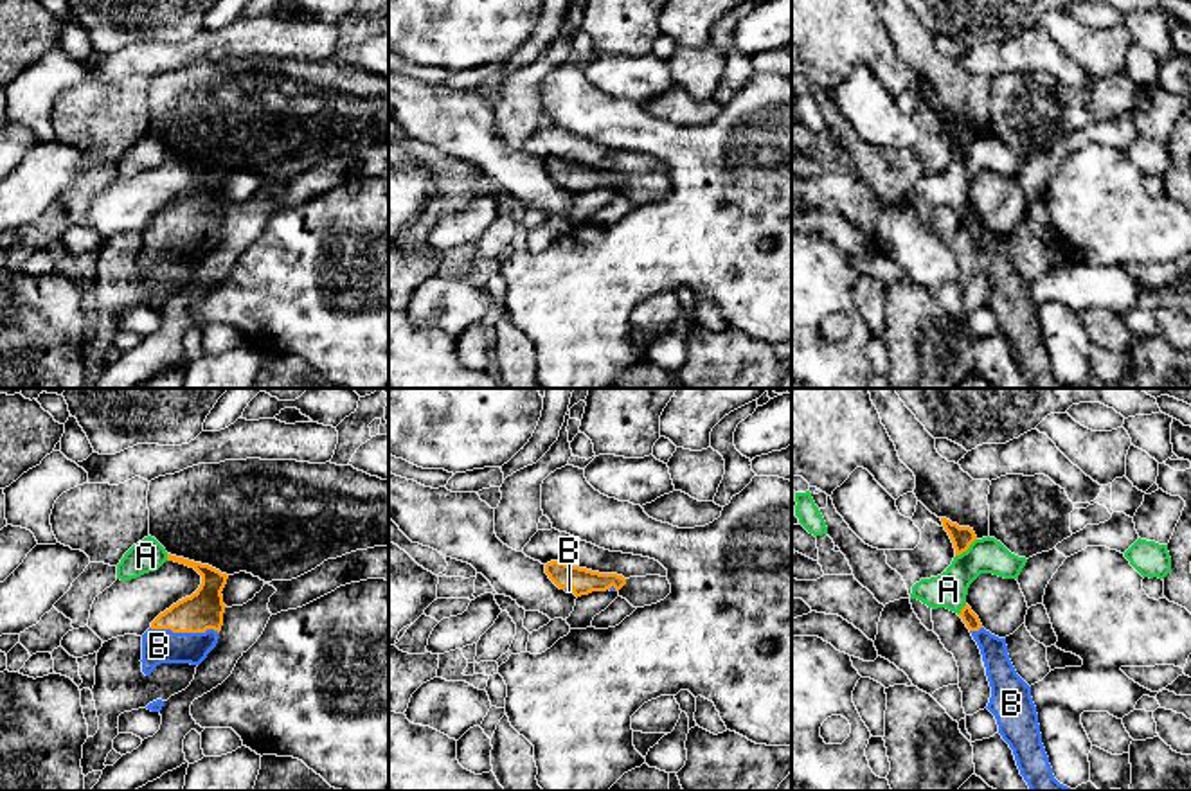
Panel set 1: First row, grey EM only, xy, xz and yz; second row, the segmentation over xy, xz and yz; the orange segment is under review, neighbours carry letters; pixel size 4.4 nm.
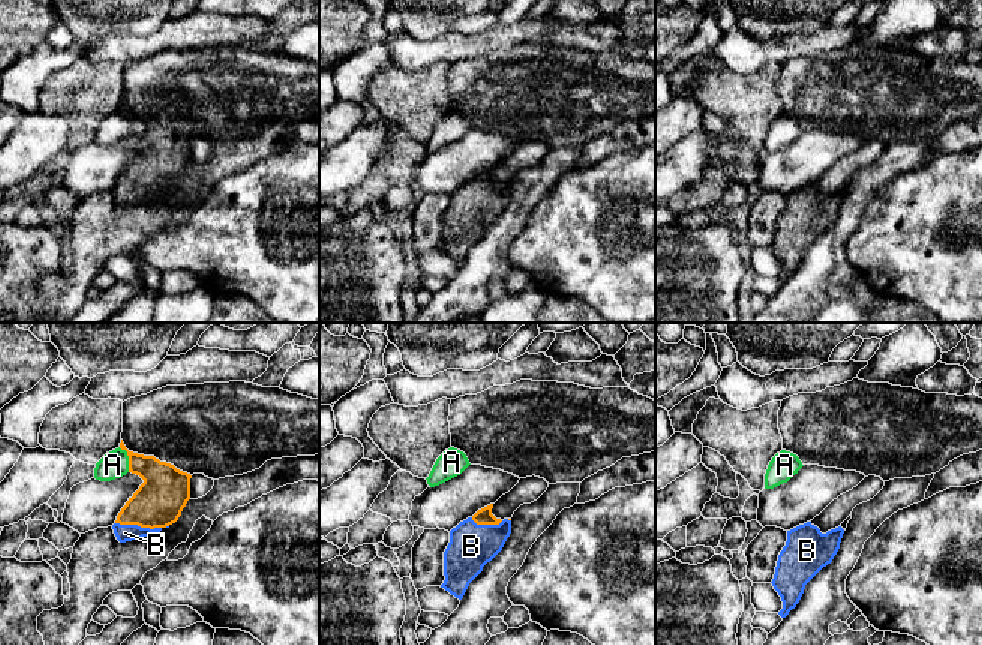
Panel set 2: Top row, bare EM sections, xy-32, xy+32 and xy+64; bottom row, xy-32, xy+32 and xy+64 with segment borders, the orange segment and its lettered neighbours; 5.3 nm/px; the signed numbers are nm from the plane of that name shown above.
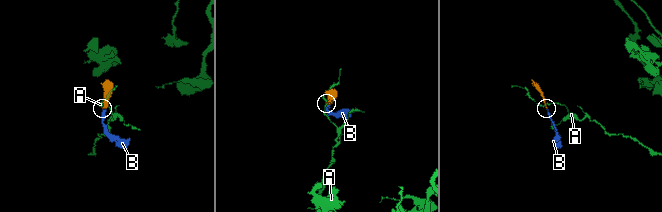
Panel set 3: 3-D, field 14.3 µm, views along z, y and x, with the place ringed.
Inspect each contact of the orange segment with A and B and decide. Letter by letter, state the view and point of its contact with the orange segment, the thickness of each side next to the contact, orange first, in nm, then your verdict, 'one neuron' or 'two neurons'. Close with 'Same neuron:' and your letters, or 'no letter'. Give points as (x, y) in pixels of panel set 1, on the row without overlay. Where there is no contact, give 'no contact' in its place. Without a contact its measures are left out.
A: yz (967, 146) | 100/160 nm | two neurons
B: xy (184, 229) | 180/160 nm | one neuron
Same neuron: B

